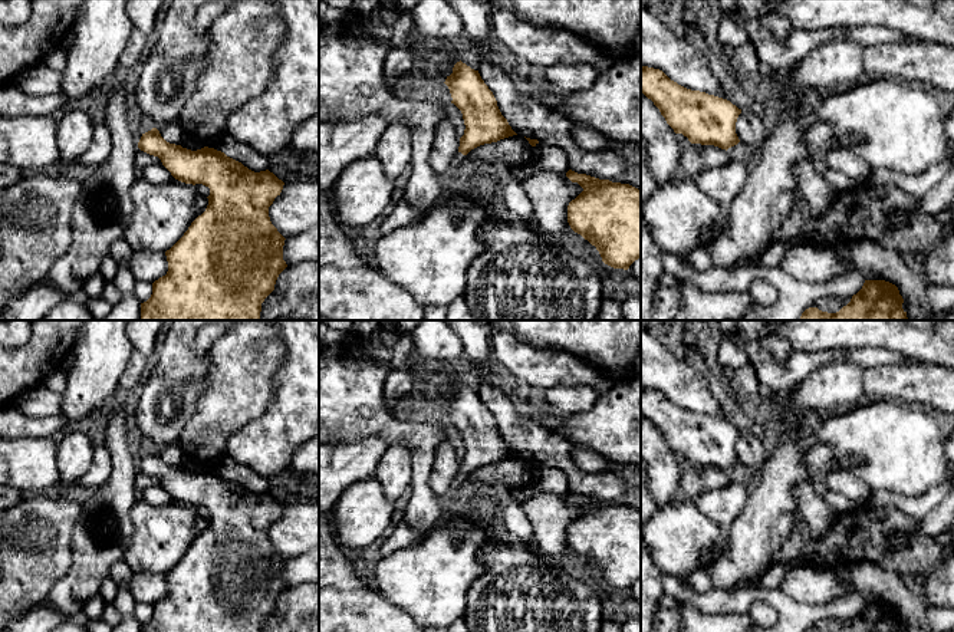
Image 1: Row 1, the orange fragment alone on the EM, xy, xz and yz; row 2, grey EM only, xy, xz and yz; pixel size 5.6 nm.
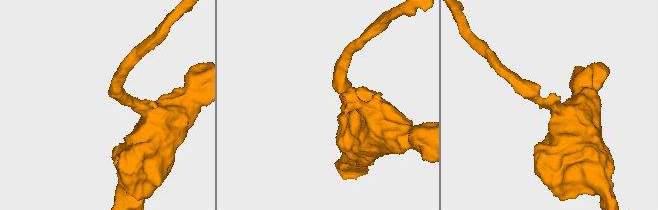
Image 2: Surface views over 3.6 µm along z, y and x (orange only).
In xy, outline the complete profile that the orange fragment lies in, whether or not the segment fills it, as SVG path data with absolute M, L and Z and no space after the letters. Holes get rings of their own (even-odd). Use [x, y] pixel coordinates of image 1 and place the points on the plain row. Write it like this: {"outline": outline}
{"outline": "M157 450L142 455L138 470L158 478L171 497L185 506L210 510L208 527L184 557L165 573L168 593L152 605L151 619L141 632L261 632L261 625L274 612L279 596L287 589L283 582L284 559L272 546L269 529L280 517L284 504L269 491L254 494L224 474L204 468L197 473L167 464Z"}

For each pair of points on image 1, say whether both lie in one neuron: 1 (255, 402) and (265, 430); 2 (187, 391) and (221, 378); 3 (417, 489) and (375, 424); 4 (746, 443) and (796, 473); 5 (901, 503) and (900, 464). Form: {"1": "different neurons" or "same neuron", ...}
{"1": "different neurons", "2": "different neurons", "3": "same neuron", "4": "different neurons", "5": "different neurons"}

